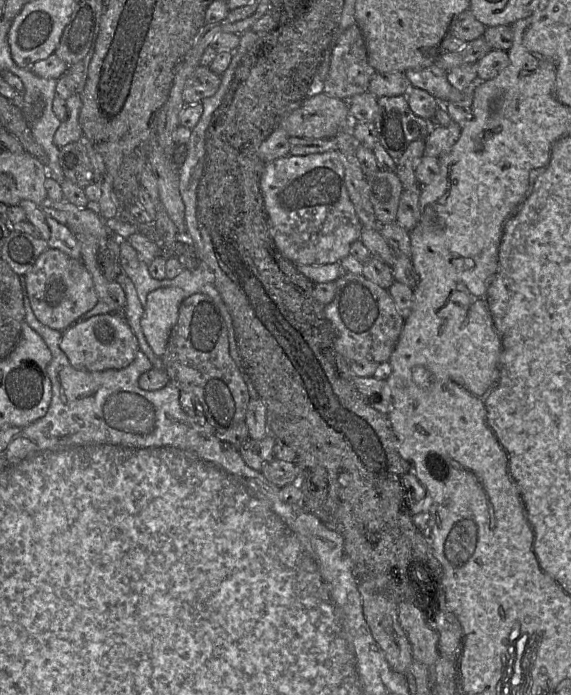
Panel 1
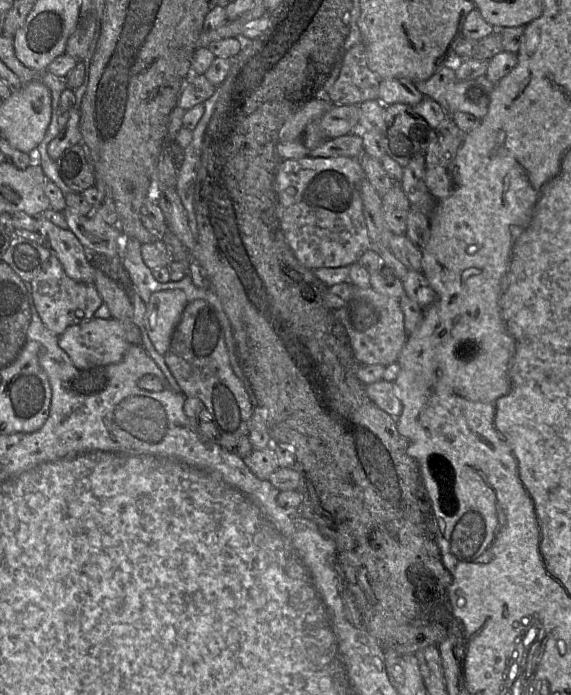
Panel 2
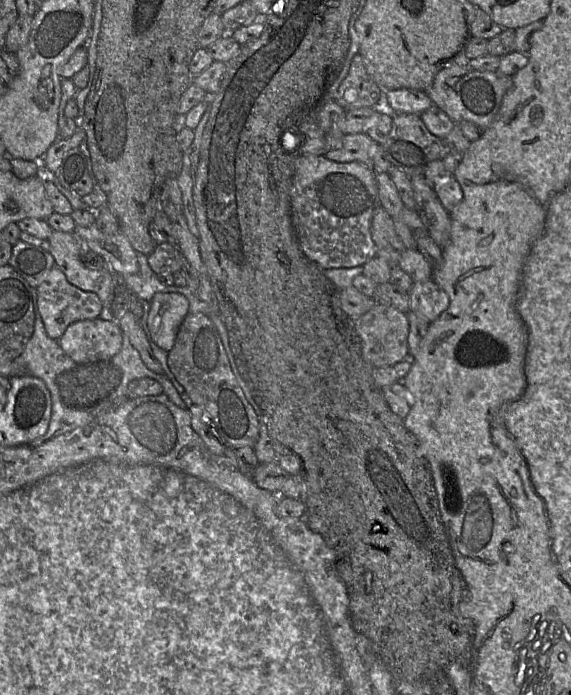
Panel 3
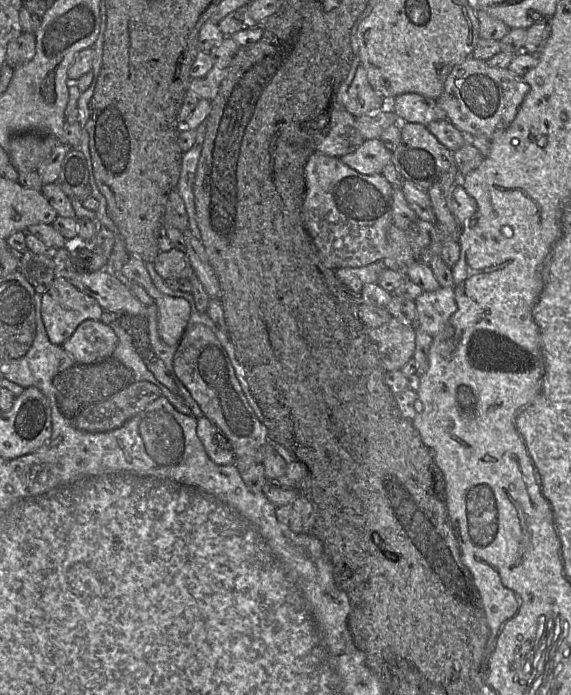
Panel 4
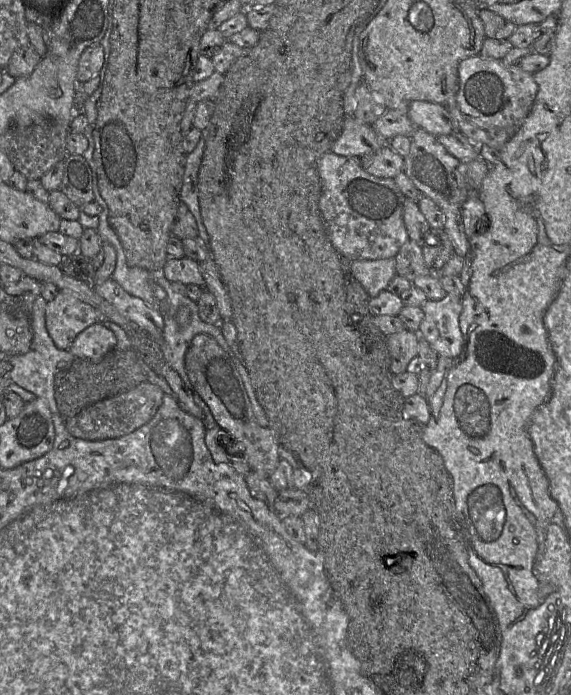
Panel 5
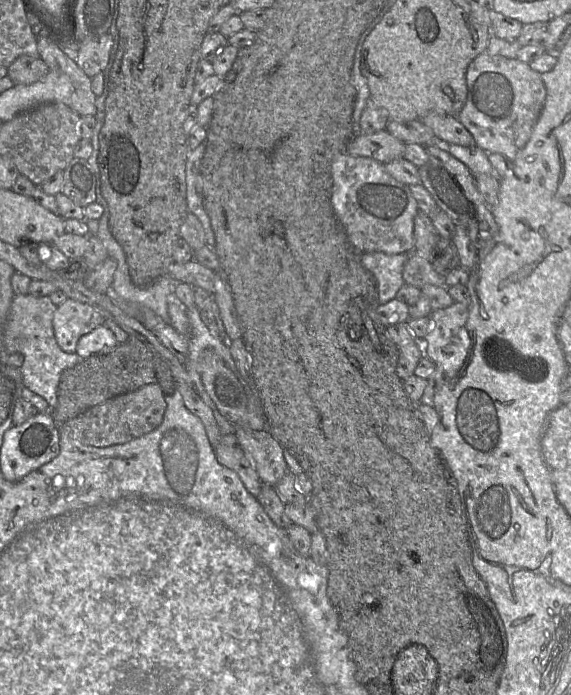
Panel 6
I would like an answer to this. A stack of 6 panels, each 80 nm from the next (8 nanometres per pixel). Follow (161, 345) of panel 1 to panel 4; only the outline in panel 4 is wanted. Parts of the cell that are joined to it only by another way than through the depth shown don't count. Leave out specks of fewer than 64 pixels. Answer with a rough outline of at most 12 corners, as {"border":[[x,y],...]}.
{"border":[[162,293],[155,300],[157,330],[178,344],[188,326],[190,304]]}

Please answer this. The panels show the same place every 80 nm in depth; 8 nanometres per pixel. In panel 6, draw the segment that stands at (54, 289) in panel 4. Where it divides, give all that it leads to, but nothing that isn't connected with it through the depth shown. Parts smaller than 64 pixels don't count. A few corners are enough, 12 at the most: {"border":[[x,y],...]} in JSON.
{"border":[[71,298],[53,316],[56,342],[76,352],[100,325],[97,309]]}

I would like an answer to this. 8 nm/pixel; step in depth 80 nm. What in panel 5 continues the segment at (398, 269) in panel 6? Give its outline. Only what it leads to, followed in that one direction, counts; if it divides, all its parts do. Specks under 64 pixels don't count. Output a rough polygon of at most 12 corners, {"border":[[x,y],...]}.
{"border":[[395,257],[352,261],[371,298],[397,275]]}

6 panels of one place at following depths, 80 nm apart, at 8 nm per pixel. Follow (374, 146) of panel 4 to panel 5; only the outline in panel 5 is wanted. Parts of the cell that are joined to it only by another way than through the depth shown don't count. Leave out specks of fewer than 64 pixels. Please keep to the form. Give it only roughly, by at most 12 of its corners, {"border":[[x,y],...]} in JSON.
{"border":[[388,145],[360,156],[366,172],[393,179],[404,160]]}

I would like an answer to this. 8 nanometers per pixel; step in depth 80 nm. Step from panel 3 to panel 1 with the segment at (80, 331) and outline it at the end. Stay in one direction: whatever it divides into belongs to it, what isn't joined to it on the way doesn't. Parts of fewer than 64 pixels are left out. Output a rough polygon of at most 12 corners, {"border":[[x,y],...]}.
{"border":[[123,314],[95,315],[62,332],[82,371],[123,369],[140,350]]}

